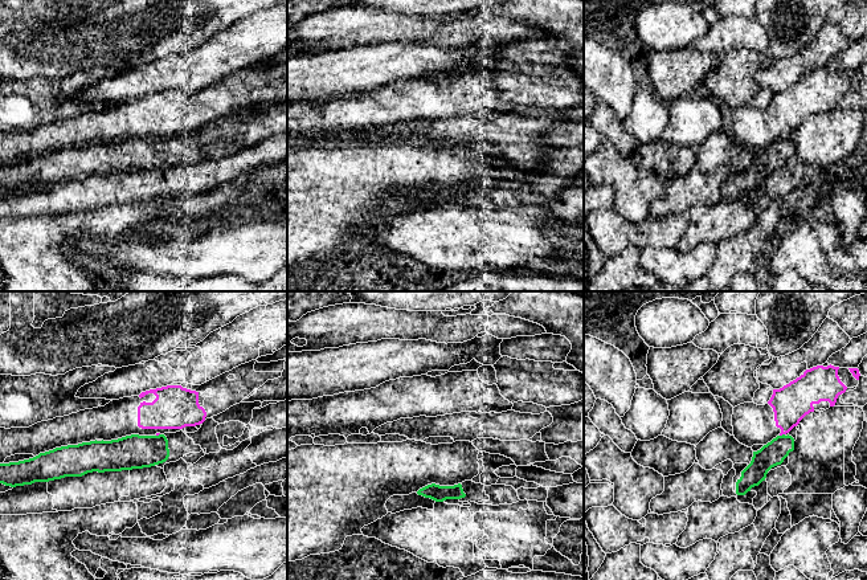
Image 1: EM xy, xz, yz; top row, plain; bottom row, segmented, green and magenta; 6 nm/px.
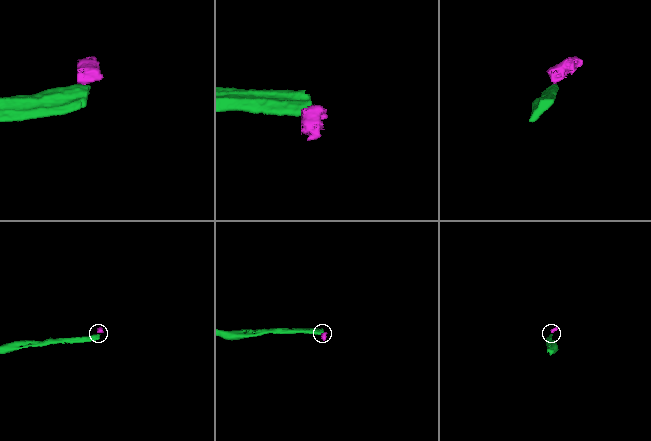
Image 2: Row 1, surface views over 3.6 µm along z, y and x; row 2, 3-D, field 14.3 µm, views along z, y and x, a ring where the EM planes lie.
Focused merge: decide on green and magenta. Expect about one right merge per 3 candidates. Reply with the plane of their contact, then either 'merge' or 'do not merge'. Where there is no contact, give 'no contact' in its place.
contact in yz; do not merge

